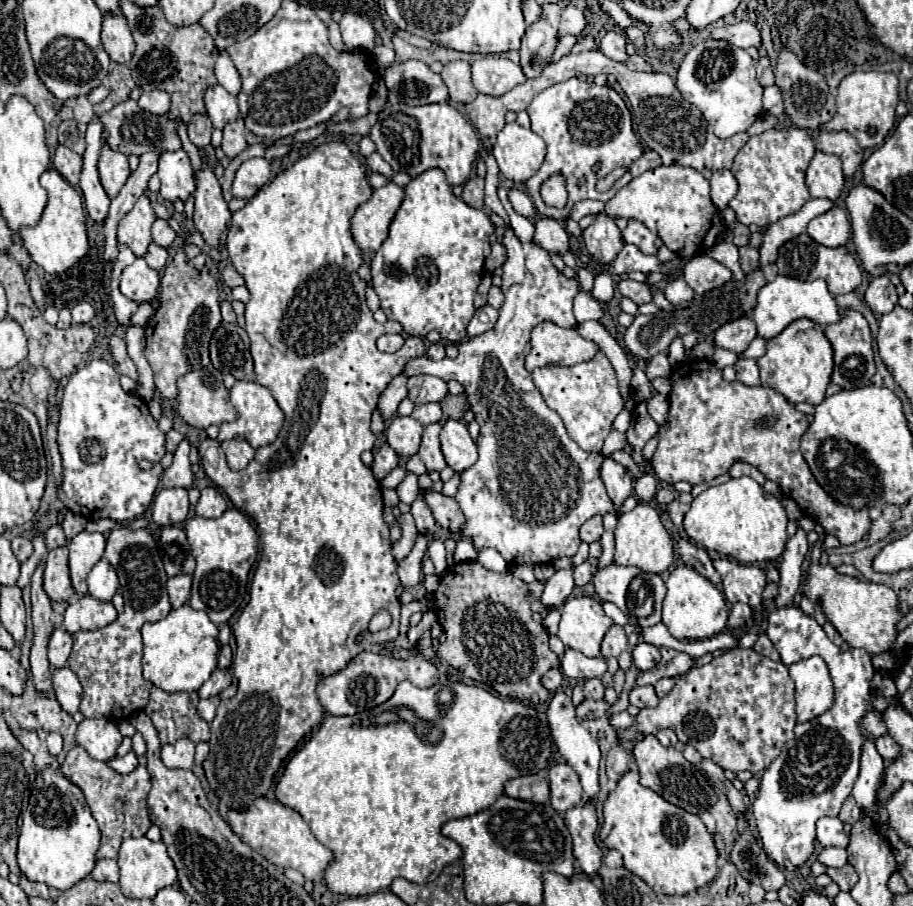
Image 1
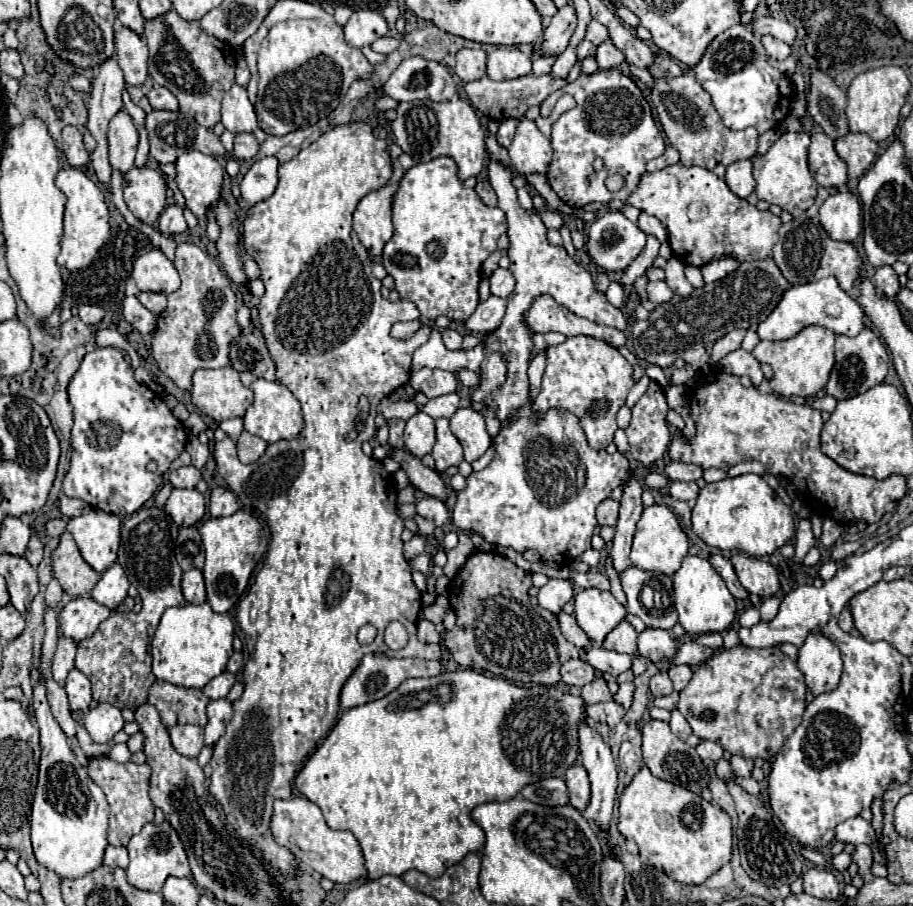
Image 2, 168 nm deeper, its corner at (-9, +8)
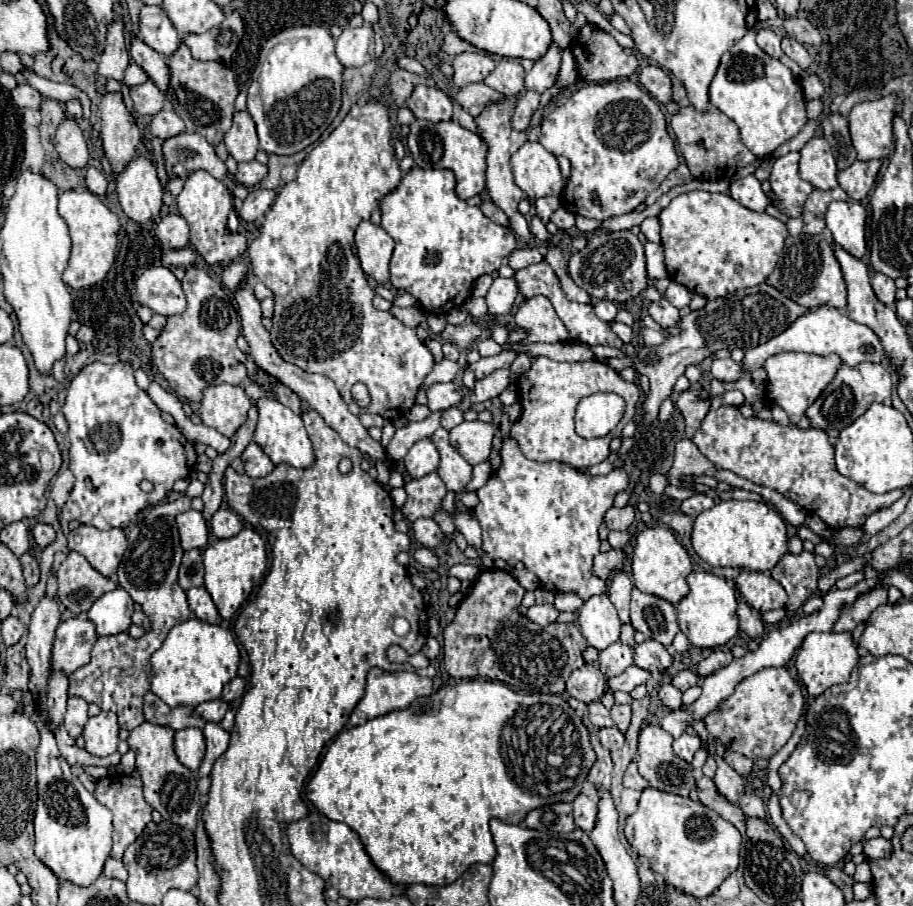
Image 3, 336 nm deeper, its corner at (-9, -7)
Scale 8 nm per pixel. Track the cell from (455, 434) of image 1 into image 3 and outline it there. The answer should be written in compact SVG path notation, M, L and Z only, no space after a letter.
M481 420L461 422L451 430L451 444L471 466L475 466L489 458L493 434L495 434L493 424Z

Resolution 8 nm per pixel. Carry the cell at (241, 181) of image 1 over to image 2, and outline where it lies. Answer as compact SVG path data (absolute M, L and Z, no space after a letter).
M265 157L257 161L241 181L241 199L249 205L255 205L273 195L277 187L277 159Z

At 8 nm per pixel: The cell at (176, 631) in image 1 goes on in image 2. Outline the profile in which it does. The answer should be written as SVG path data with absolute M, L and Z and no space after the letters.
M209 603L171 607L163 613L151 641L153 675L177 687L205 687L207 681L225 671L233 653L233 621L229 615L215 613Z

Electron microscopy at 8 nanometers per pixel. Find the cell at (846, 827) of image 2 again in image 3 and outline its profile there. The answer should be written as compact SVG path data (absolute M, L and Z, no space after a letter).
M871 838L871 840L863 840L863 854L869 858L869 860L875 860L875 858L885 858L891 854L891 842L885 840L885 838Z

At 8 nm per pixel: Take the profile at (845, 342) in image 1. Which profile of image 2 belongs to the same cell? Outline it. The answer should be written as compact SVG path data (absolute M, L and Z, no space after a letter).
M865 327L857 337L839 335L837 343L835 343L835 357L837 357L837 361L831 369L829 381L825 385L825 393L835 397L837 401L843 401L847 397L855 397L859 393L865 393L873 385L883 383L883 379L887 375L887 361L889 361L887 349L873 329Z

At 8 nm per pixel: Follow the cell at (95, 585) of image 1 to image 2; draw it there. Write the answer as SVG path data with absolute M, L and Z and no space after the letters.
M115 563L101 575L99 583L91 591L91 597L107 609L117 609L125 601L127 591L129 591L127 575L121 569L121 565Z

